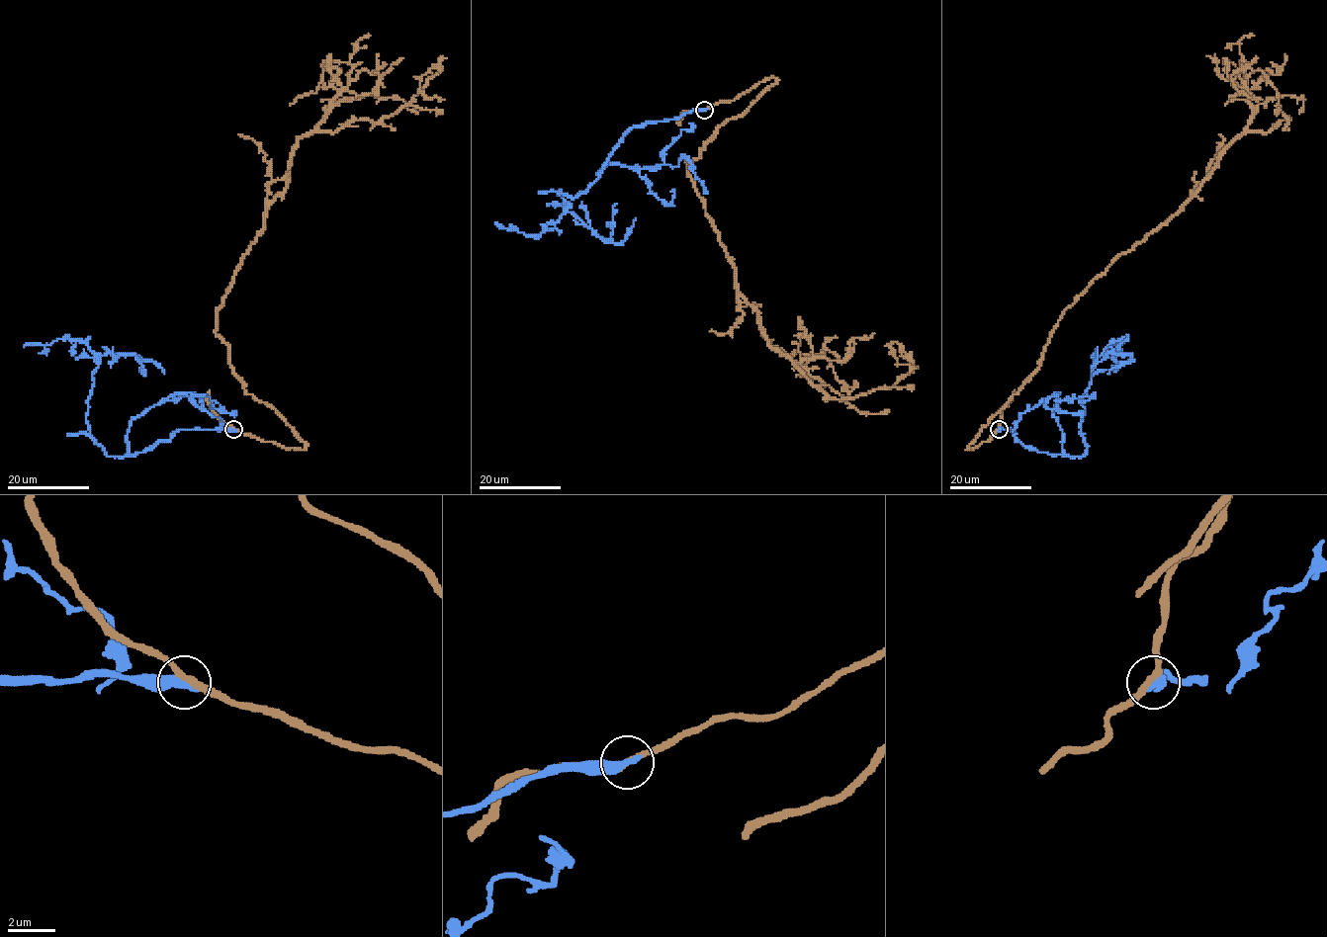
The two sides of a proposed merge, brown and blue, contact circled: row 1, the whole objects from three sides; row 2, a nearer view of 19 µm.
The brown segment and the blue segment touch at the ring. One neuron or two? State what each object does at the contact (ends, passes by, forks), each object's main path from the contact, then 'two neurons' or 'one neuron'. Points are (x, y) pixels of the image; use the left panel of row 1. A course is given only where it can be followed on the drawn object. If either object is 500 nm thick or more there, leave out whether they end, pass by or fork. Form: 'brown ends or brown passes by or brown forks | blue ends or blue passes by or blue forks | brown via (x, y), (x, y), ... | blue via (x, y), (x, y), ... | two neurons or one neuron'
brown passes by | blue ends | brown via (233, 430), (306, 444), (245, 390), (216, 333), (297, 142), (396, 115), (440, 65), (419, 89), (444, 99) | blue via (233, 430), (178, 430), (141, 453), (109, 457), (90, 435), (86, 420), (95, 357), (137, 355), (163, 373) | two neurons

